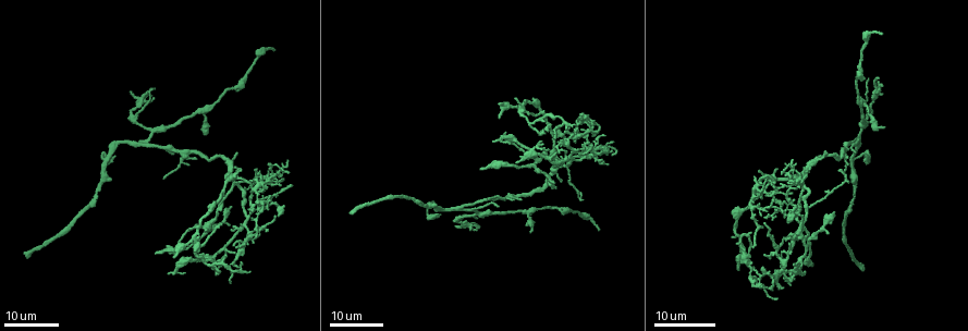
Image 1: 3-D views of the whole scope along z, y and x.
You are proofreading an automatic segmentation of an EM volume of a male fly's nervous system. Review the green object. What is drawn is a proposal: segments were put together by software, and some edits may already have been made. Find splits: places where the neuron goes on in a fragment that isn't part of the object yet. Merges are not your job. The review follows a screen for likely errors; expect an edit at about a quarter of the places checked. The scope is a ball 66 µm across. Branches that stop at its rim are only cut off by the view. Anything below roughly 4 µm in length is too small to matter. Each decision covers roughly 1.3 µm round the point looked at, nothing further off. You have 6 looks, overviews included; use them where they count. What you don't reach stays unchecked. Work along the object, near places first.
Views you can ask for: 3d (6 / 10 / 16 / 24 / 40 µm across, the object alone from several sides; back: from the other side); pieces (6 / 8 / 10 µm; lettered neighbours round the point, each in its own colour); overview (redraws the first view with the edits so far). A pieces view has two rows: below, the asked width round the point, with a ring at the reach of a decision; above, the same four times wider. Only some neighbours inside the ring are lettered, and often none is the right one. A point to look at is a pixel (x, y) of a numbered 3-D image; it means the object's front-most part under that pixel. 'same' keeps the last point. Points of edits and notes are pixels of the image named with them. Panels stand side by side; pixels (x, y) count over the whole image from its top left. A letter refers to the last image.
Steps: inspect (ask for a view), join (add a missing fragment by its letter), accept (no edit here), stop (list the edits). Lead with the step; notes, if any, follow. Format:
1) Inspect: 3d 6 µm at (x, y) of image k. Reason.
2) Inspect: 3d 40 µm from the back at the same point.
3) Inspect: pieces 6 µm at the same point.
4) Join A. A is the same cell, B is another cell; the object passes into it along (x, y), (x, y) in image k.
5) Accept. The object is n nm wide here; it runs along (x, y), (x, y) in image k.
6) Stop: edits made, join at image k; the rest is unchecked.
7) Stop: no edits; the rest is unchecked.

Inspect: 3d 24 µm at (532, 229) of image 1. An open end.

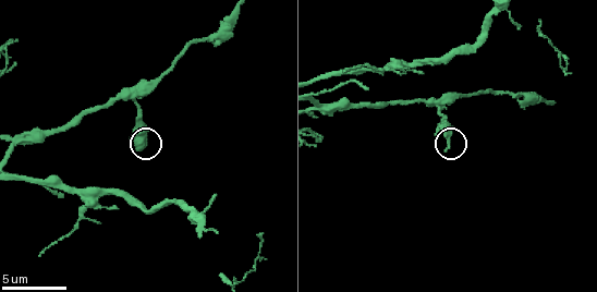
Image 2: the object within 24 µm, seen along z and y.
Inspect: pieces 10 µm at (445, 151) of image 2.

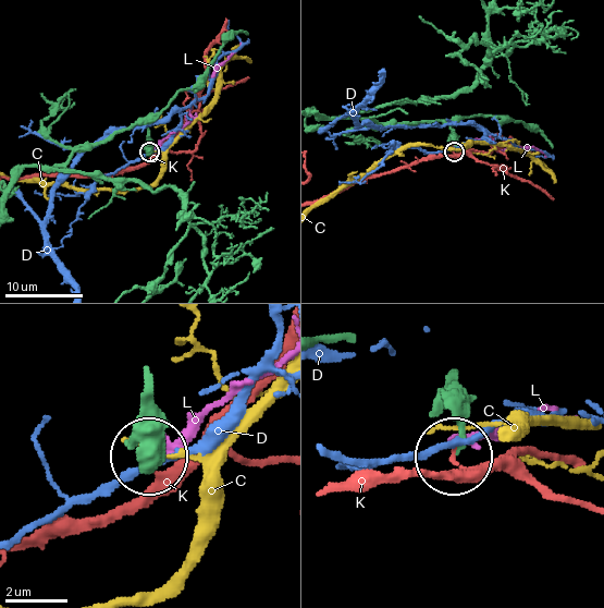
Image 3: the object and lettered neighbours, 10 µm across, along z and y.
Accept. C, D, K and L are other cells; it runs along (451, 372), (458, 426), (454, 454) in image 3; none of them fits.

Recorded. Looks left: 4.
Inspect: 3d 16 µm at (866, 155) of image 1. Free end.

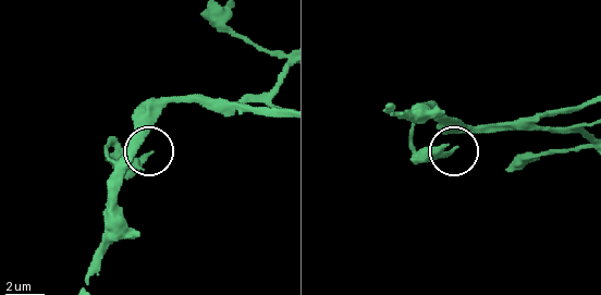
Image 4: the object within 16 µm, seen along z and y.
Inspect: pieces 8 µm at (150, 152) of image 4. What lies round it.

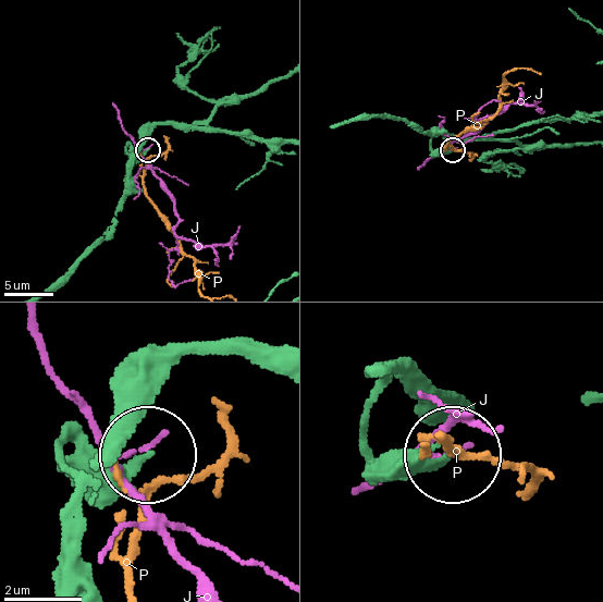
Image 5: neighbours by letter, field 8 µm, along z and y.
Accept. J and P are other cells; it runs along (234, 135), (160, 124), (131, 152), (125, 150), (147, 150) in image 5; no lettered fragment goes on from it.

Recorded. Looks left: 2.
Inspect: 3d 24 µm at (738, 271) of image 1. Branch stops here.

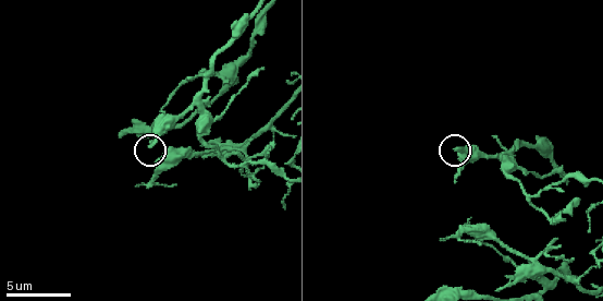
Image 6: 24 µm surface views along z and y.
Inspect: pieces 6 µm at (457, 150) of image 6.

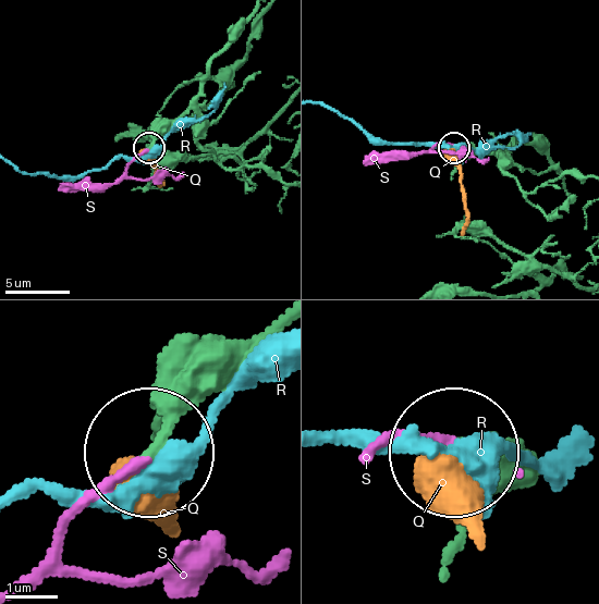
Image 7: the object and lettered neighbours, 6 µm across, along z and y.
Join S. S is the same cell, Q and R are other cells; the object passes into it along (278, 325), (17, 586) in image 7; it goes on there.

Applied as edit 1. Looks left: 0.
Stop: edits made, join at image 7; the rest is unchecked.

